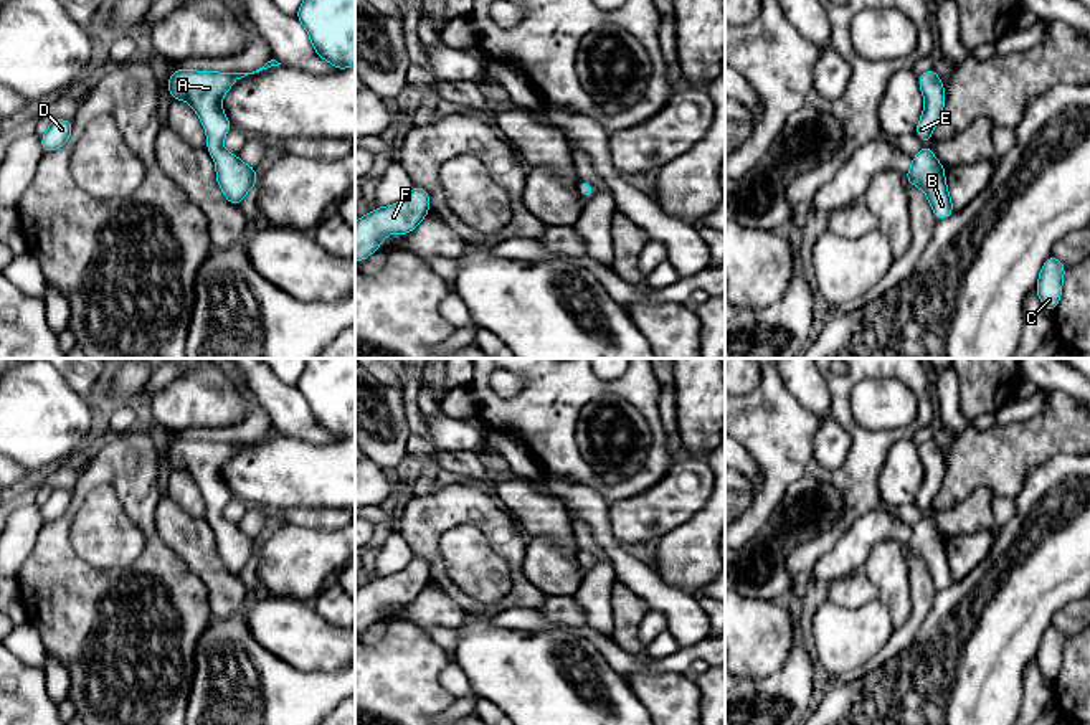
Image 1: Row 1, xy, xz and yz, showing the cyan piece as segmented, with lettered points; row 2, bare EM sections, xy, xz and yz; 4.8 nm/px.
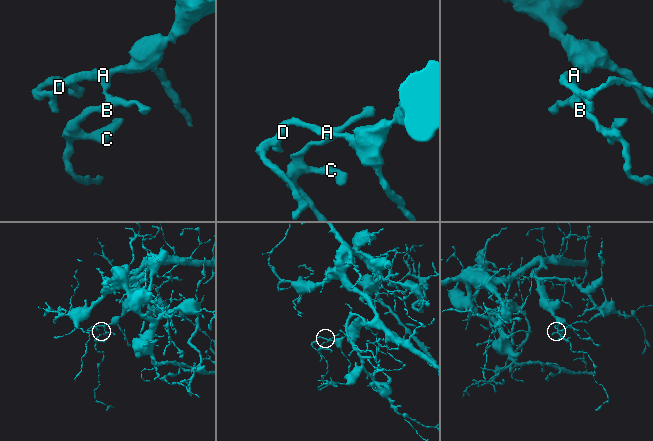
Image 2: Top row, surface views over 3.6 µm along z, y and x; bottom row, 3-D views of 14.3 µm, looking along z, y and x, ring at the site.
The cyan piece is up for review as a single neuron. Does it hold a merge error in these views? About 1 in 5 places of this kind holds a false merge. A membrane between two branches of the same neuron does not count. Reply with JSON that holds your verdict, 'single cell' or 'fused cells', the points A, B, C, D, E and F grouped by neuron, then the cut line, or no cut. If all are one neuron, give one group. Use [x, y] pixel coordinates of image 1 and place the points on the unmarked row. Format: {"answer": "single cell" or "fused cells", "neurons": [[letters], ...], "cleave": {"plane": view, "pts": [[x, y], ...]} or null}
{"answer": "single cell", "neurons": [["A", "B", "C", "D", "E", "F"]], "cleave": null}

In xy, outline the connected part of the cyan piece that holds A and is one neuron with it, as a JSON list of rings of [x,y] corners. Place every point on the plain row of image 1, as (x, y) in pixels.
[[[276,429],[268,431],[263,438],[253,441],[253,443],[211,443],[211,441],[190,441],[190,439],[178,439],[178,441],[172,441],[167,457],[170,461],[170,466],[173,467],[173,471],[183,469],[187,472],[192,474],[192,477],[195,479],[195,482],[198,484],[205,500],[206,500],[206,520],[215,527],[215,535],[216,535],[216,552],[221,558],[221,562],[225,563],[226,570],[235,575],[239,576],[241,570],[244,568],[244,565],[249,562],[251,557],[256,555],[258,552],[258,545],[256,545],[256,538],[244,535],[236,524],[230,524],[221,517],[221,512],[225,509],[225,505],[228,504],[228,500],[231,499],[231,494],[228,490],[228,487],[225,486],[223,479],[221,479],[221,467],[225,466],[225,462],[241,448],[248,446],[248,444],[254,444],[259,443],[263,439],[268,439],[271,436],[279,436],[281,433],[277,433]]]

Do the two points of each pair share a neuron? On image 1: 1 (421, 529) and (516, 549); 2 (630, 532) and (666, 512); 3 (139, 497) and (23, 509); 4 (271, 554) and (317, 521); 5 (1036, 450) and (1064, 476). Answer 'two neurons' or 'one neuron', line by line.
1: one neuron
2: one neuron
3: two neurons
4: two neurons
5: two neurons

